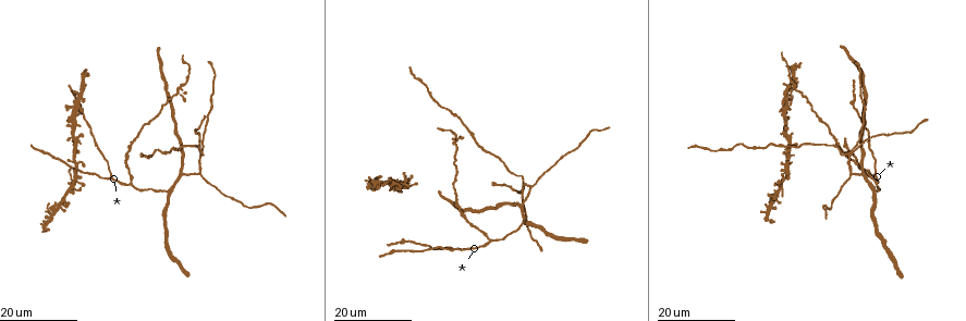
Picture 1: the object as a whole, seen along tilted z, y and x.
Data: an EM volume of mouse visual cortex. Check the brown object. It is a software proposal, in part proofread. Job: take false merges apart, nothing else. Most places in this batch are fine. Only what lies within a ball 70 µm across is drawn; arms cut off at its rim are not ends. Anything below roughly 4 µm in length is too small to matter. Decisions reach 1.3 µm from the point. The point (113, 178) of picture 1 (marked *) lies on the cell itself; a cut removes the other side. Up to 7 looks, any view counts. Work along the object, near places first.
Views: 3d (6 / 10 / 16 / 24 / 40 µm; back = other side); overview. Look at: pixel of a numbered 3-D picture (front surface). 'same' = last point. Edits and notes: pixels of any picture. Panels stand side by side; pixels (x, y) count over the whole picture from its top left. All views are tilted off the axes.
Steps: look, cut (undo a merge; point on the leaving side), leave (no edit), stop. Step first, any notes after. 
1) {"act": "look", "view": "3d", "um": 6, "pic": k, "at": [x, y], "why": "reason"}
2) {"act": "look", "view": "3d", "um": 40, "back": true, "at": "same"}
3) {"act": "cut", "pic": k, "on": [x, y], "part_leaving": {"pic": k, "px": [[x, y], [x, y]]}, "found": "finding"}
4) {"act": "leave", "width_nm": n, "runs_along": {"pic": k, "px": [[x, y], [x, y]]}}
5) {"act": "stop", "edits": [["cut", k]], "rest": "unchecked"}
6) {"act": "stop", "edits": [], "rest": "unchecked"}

{"act": "look", "view": "3d", "um": 16, "pic": 1, "at": [168, 194]}

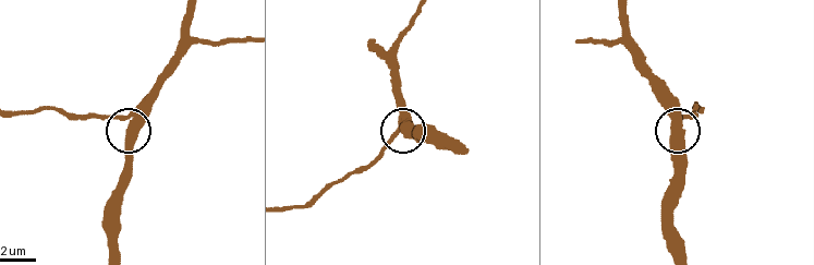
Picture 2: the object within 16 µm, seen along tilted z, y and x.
{"act": "look", "view": "3d", "um": 6, "pic": 2, "at": [136, 135], "why": "closer look"}

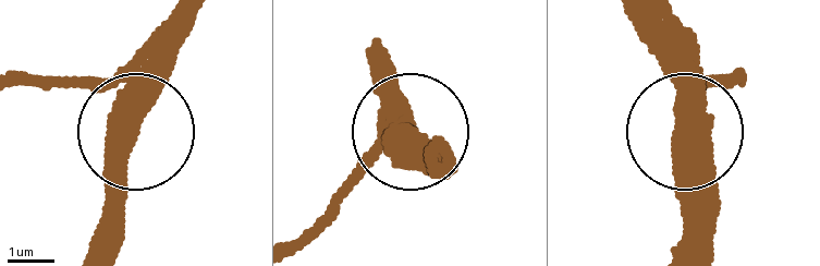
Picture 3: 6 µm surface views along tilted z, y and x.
{"act": "leave", "width_nm": 510, "runs_along": {"pic": 3, "px": [[300, 245], [401, 132], [449, 145]]}, "found": "all the same cell"}

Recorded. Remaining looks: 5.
{"act": "look", "view": "3d", "um": 16, "pic": 1, "at": [533, 188], "why": "three-way junction"}

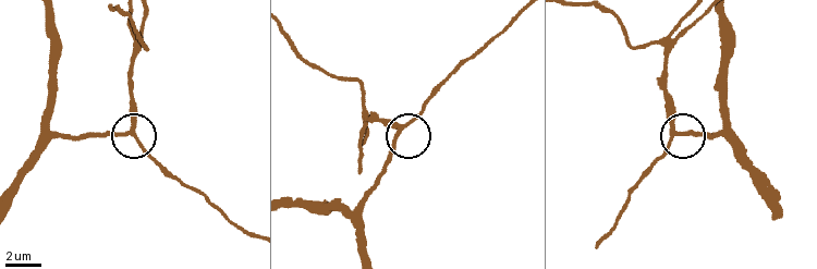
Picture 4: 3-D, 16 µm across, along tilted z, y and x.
{"act": "look", "view": "3d", "um": 10, "pic": 4, "at": [670, 132]}

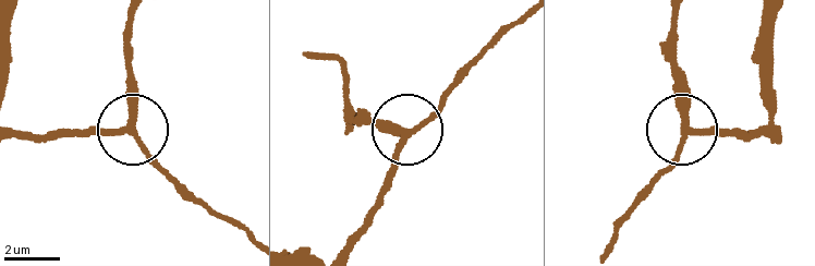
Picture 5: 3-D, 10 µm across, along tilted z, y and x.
{"act": "look", "view": "3d", "um": 6, "pic": 5, "at": [131, 133]}

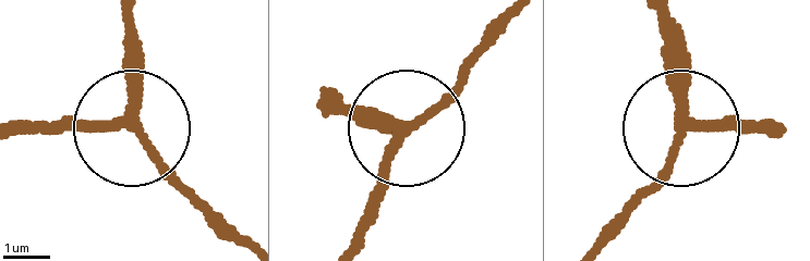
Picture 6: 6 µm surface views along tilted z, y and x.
{"act": "leave", "runs_along": {"pic": 6, "px": [[351, 237], [397, 144], [496, 45]]}, "found": "all the same cell"}

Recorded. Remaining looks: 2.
{"act": "look", "view": "3d", "um": 24, "pic": 1, "at": [521, 186], "why": "side arm on a straight run"}

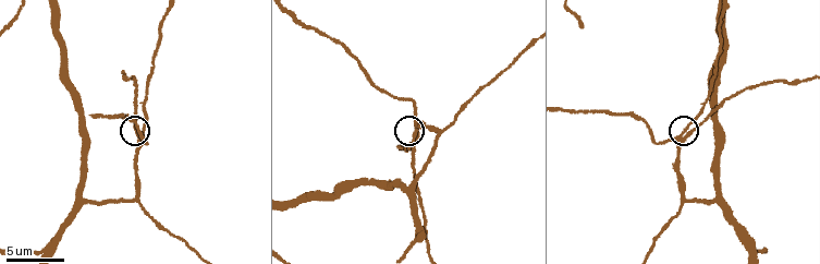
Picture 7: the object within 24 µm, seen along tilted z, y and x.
{"act": "look", "view": "3d", "um": 6, "pic": 7, "at": [412, 133], "why": "zoom in"}

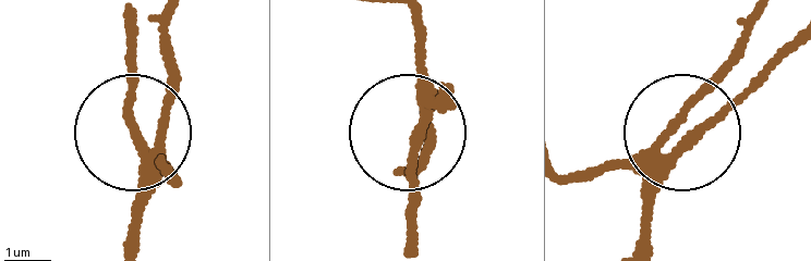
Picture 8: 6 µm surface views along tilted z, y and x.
{"act": "leave", "arms": 3, "runs_along": {"pic": 8, "px": [[444, 110], [418, 110], [407, 226]]}, "found": "all the same cell"}

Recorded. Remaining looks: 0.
{"act": "stop", "edits": [], "rest": "unchecked"}

